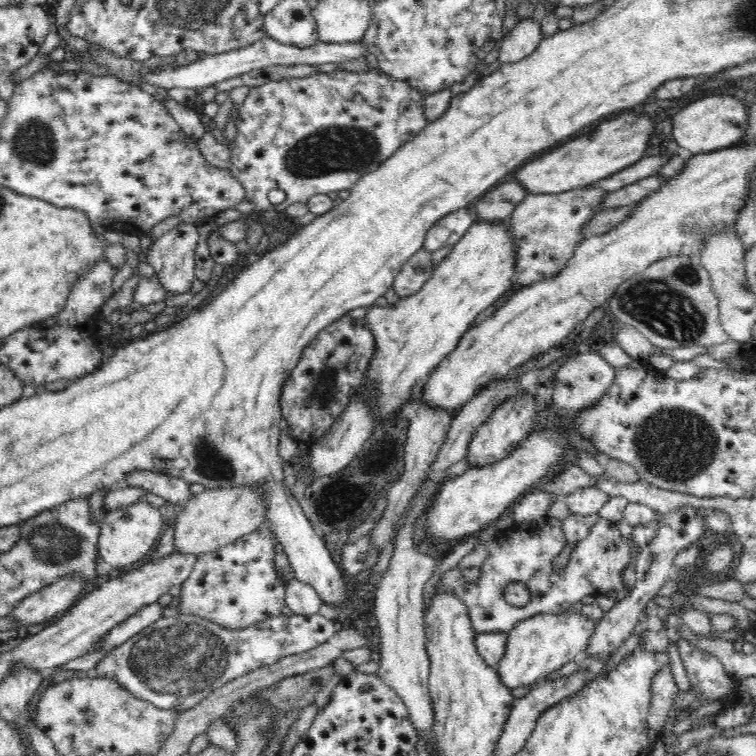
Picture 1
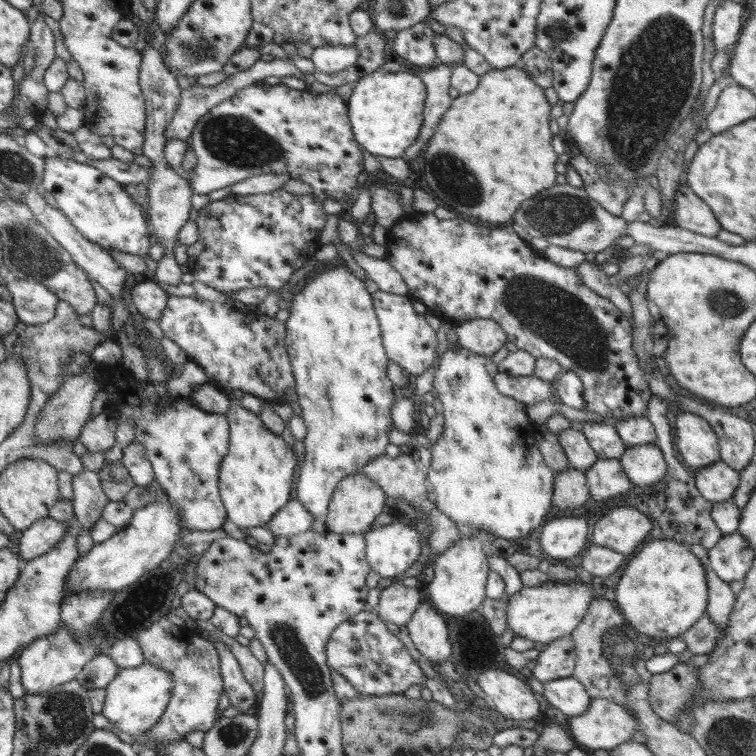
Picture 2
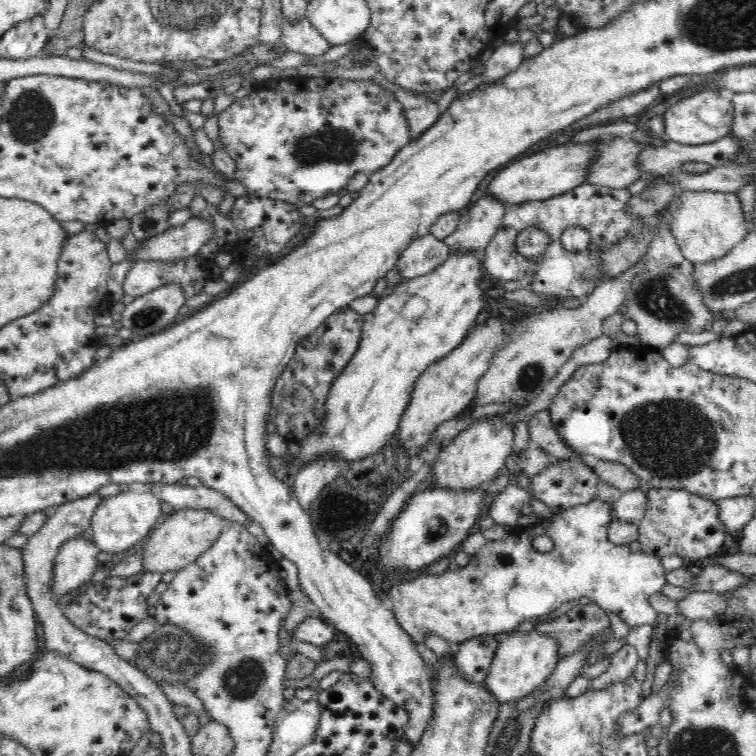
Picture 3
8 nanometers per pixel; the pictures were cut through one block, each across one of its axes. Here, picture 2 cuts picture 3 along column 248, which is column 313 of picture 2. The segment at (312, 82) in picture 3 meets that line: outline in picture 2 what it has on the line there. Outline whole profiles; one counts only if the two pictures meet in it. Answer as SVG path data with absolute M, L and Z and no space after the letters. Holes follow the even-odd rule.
M266 83L252 84L251 86L238 91L232 98L220 102L218 106L212 108L206 115L202 116L202 119L198 120L198 123L194 126L194 130L188 140L188 145L194 150L195 155L197 156L197 163L195 164L194 169L188 171L188 182L192 194L210 194L210 192L230 187L230 185L234 183L240 183L248 178L262 174L276 173L282 175L282 173L286 173L286 175L292 177L293 180L300 180L310 185L312 187L312 194L317 196L321 201L332 198L339 203L342 203L346 208L346 205L348 204L347 200L349 200L351 196L355 197L357 193L356 185L358 184L358 175L360 175L360 172L364 169L362 148L353 137L347 104L340 98L340 96L338 96L338 94L336 94L334 89L327 94L316 94L314 96L314 94L309 94L307 89L303 91L293 90L282 83L276 84L276 86L270 86L270 84Z

